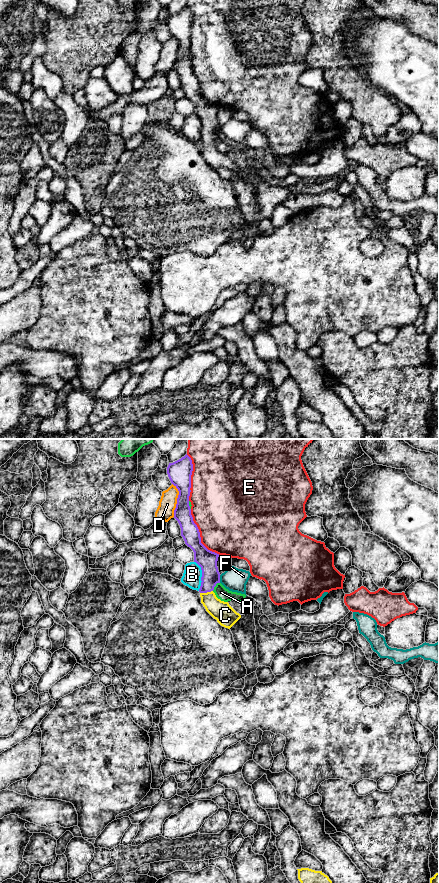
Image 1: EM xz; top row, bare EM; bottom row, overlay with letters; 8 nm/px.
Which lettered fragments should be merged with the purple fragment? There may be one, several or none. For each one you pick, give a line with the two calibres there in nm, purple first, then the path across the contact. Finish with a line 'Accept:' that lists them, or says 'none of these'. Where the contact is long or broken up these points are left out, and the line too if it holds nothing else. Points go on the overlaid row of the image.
C: calibres 150 and 170 nm; way xz (207, 561), (206, 592), (208, 598), (226, 616)
Accept: C

